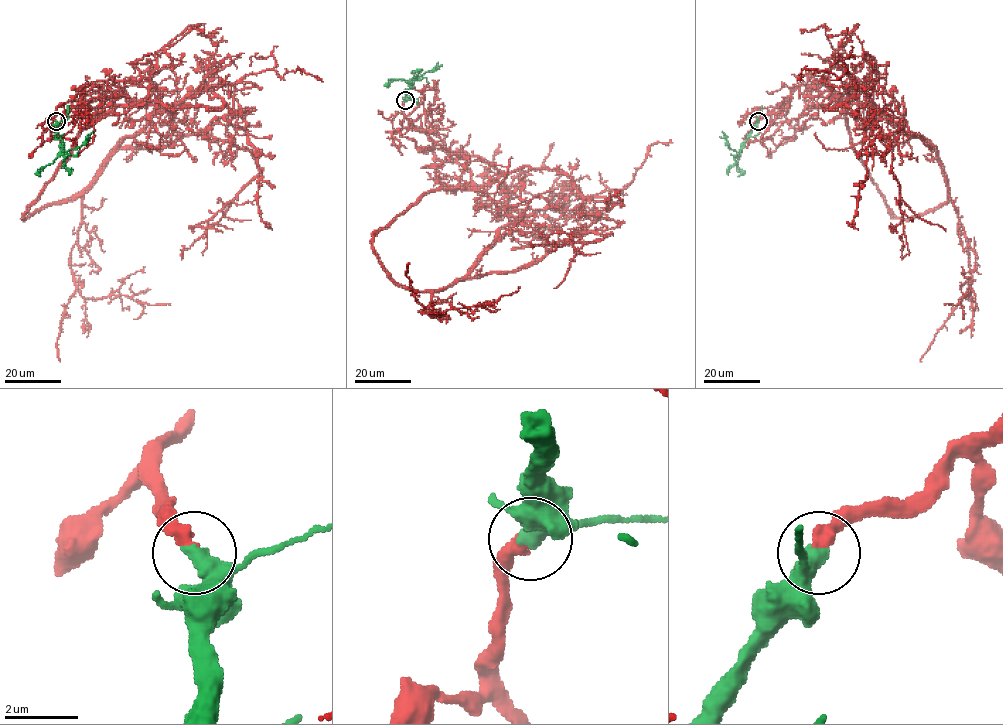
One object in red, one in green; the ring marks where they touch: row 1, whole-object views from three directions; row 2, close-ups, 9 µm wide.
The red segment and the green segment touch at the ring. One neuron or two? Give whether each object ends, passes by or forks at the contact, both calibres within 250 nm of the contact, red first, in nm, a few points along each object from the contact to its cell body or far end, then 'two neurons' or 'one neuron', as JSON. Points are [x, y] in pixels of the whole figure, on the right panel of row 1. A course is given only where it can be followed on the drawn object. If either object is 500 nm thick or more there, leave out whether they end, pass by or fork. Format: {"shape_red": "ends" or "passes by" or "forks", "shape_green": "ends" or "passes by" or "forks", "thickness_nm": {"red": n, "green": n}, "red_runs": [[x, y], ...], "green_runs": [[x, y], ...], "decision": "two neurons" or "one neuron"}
{"thickness_nm": {"red": 400, "green": 550}, "red_runs": [[758, 121], [802, 84], [875, 106], [935, 147], [902, 133], [890, 142], [899, 186], [903, 258], [906, 254]], "green_runs": [[758, 121], [739, 153], [729, 147], [722, 131]], "decision": "one neuron"}

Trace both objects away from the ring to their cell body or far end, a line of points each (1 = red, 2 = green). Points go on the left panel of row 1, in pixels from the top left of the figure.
1: (56, 121), (54, 111), (94, 84), (169, 106), (117, 147), (205, 133), (250, 152), (259, 172), (183, 254)
2: (56, 121), (56, 138), (62, 140), (63, 153), (79, 147), (92, 131)

